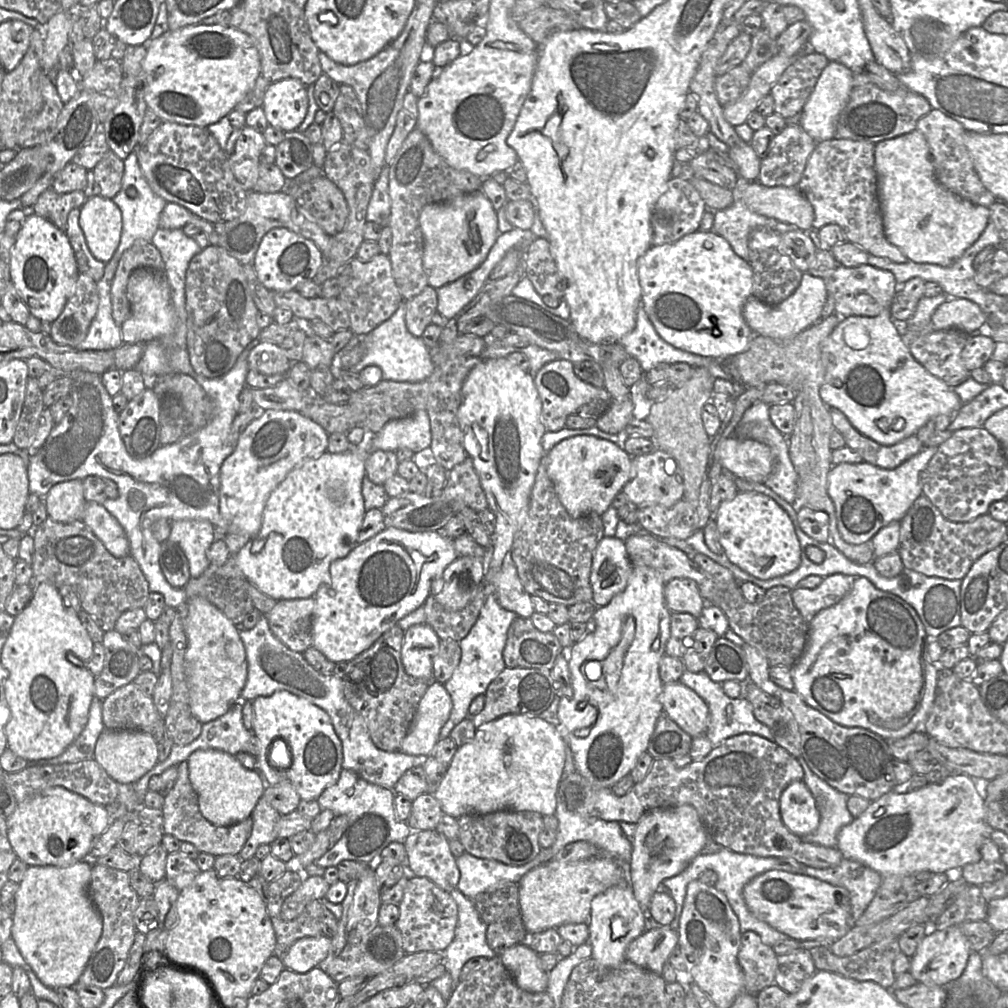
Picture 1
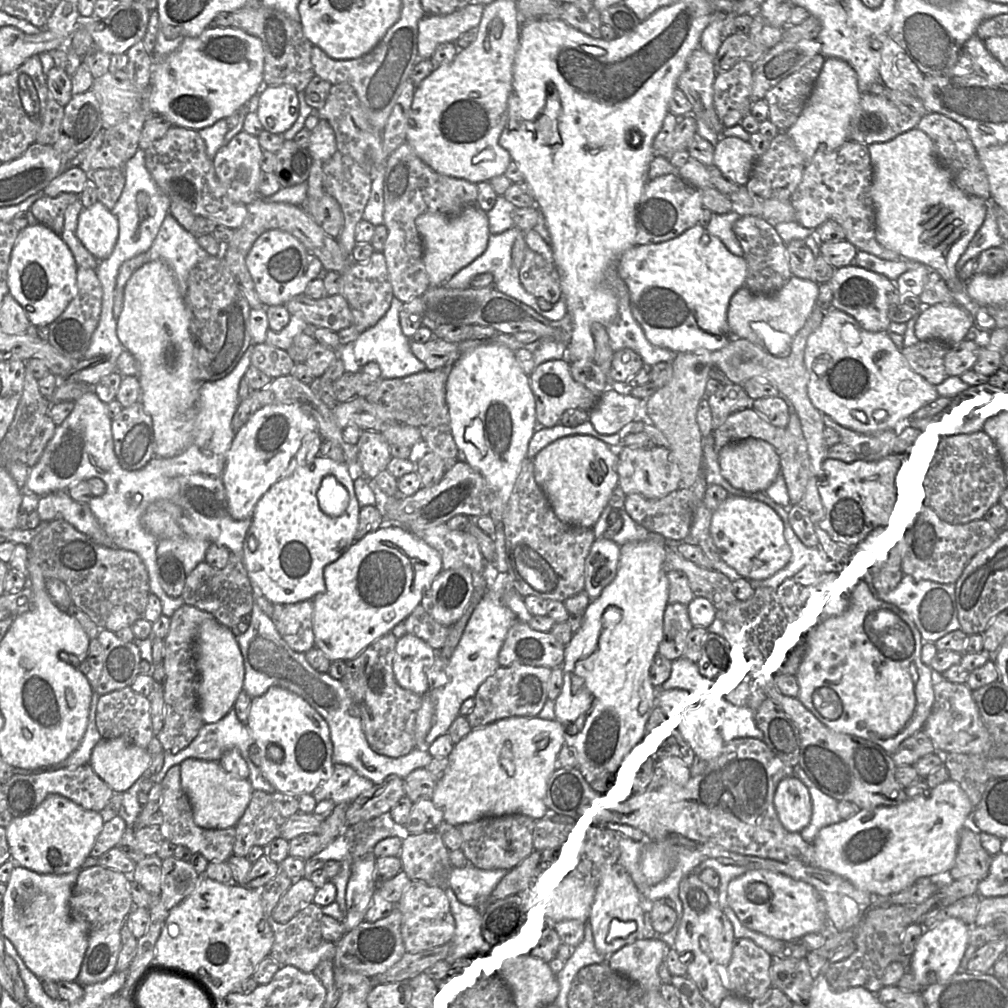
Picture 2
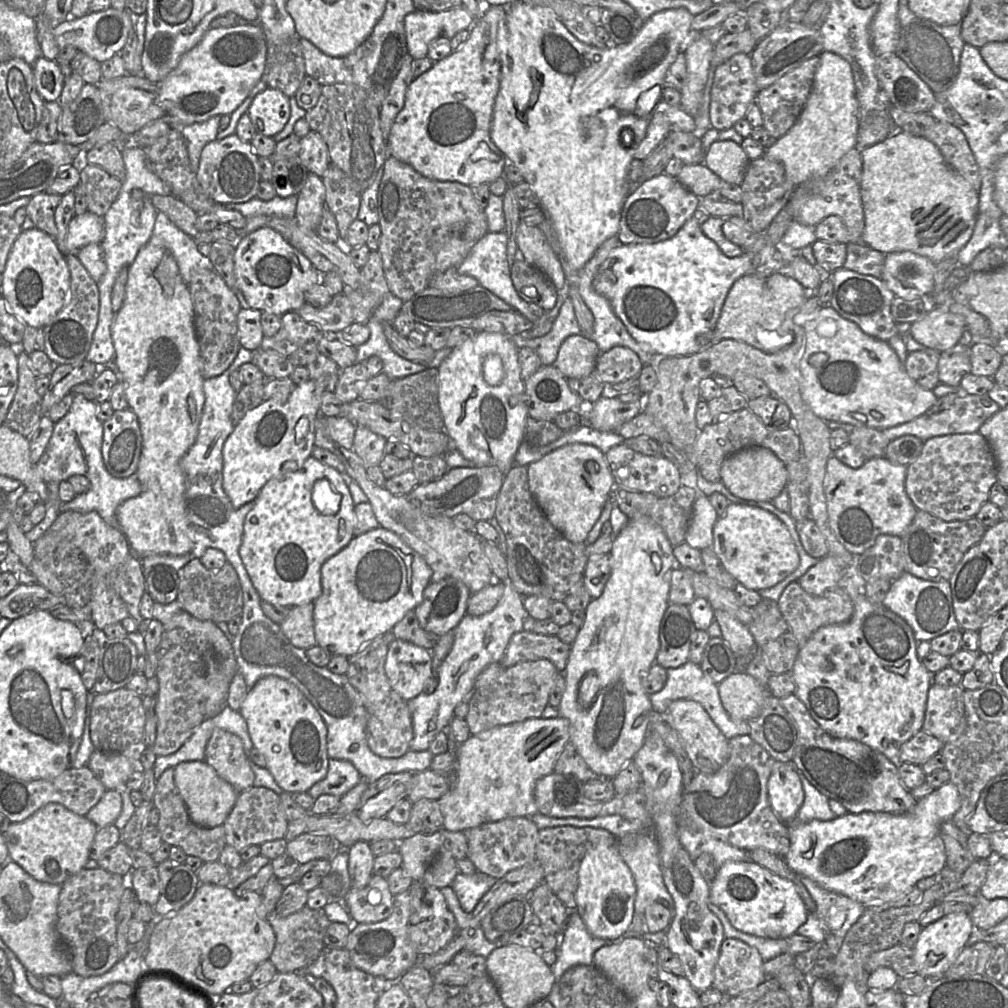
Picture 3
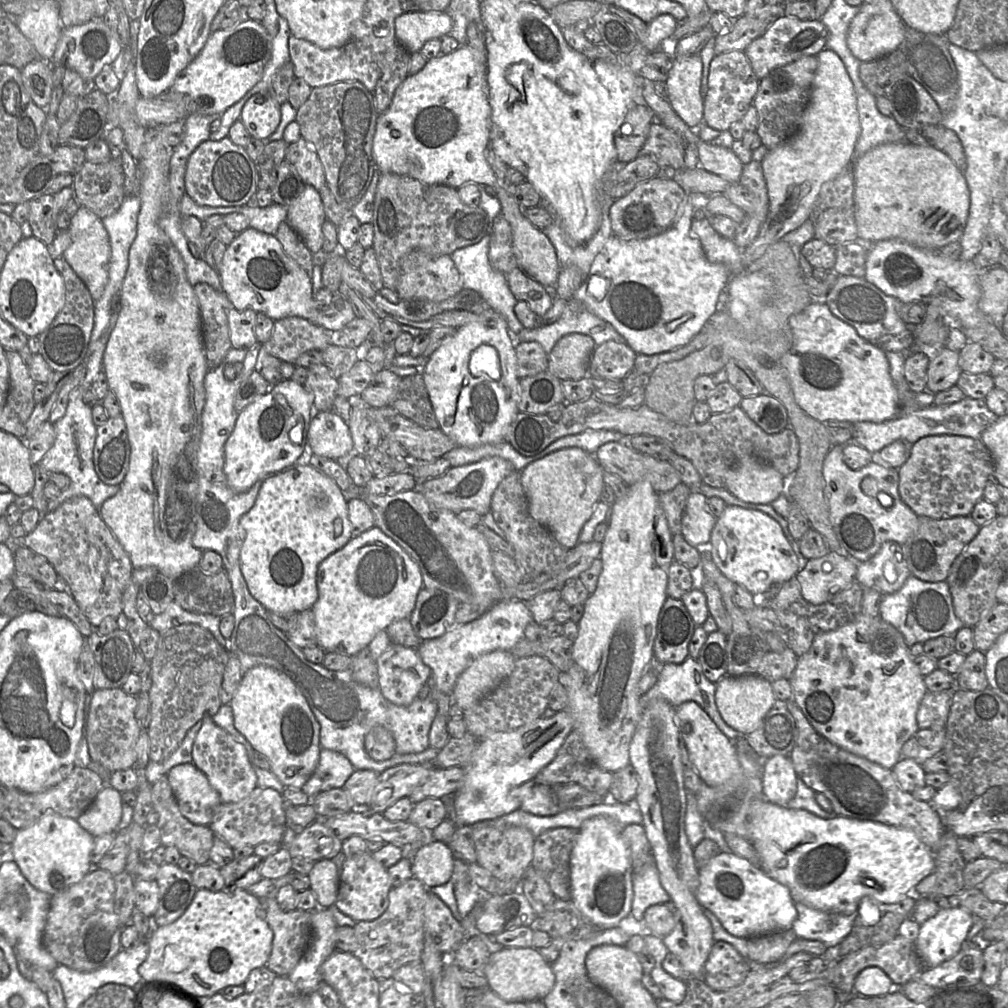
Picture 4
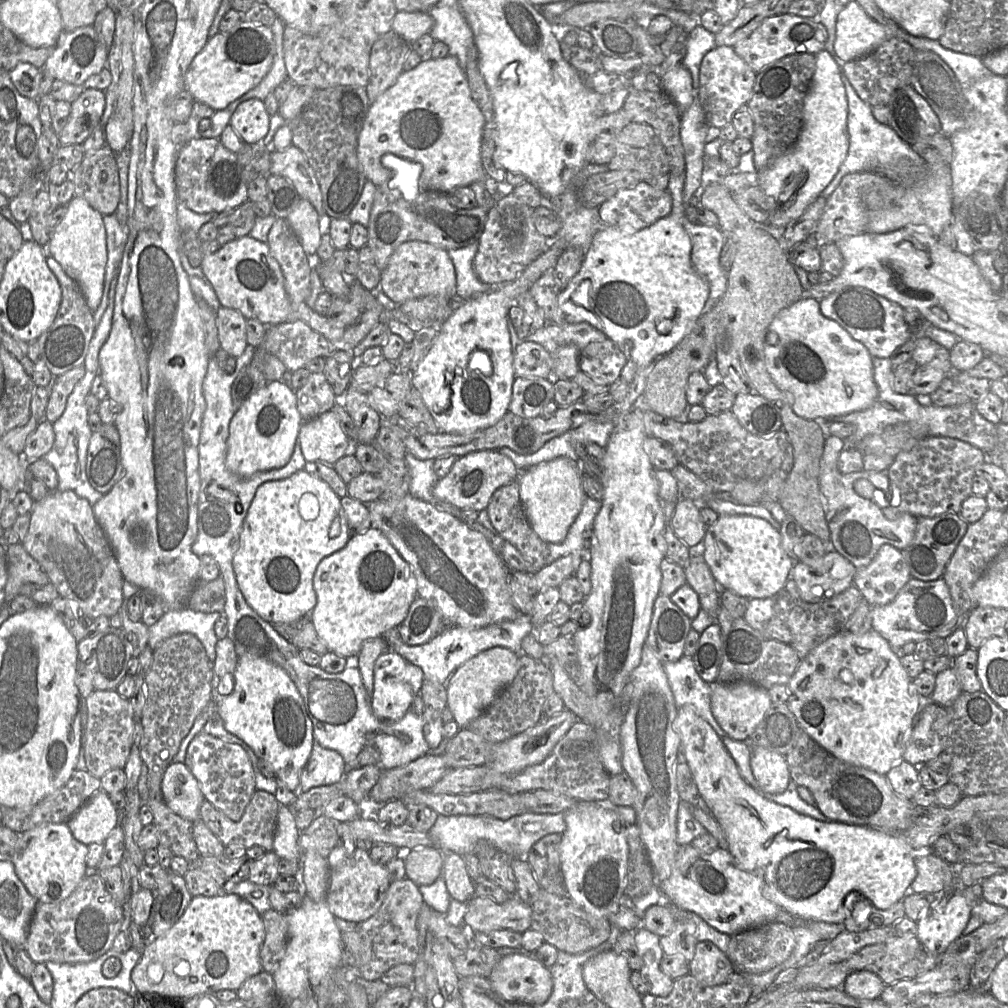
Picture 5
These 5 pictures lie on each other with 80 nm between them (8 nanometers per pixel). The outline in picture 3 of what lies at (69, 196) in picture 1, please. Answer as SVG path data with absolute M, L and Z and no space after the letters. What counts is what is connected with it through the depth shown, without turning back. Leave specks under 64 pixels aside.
M40 193L32 196L26 206L27 214L34 223L35 228L57 239L58 229L55 222L55 212L62 195Z

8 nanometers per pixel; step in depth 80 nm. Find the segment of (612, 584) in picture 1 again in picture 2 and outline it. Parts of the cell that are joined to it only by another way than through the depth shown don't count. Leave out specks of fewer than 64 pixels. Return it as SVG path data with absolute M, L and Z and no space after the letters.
M604 537L595 540L585 562L585 590L591 600L598 599L603 590L614 580L619 559L620 545Z

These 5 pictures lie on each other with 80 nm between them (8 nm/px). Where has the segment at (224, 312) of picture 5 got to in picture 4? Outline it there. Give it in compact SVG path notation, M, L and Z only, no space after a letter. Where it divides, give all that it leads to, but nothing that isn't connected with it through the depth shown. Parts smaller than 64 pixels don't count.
M230 308L227 316L232 348L249 350L257 344L254 333L256 311Z

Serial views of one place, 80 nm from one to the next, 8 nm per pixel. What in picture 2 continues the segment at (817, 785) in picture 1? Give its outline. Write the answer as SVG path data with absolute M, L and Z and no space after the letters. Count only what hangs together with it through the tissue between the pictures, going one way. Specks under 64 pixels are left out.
M796 764L793 767L794 776L799 778L807 787L812 801L812 817L809 825L801 832L802 838L808 842L813 843L819 831L828 825L841 822L838 812L838 801L831 796L825 794L818 789L815 784L809 779L803 768Z

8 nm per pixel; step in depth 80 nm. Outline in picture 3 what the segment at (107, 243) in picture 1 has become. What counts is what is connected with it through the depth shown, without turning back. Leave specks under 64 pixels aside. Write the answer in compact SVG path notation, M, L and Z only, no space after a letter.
M86 211L71 220L65 239L66 251L76 254L77 250L88 244L101 243L104 236L104 218Z

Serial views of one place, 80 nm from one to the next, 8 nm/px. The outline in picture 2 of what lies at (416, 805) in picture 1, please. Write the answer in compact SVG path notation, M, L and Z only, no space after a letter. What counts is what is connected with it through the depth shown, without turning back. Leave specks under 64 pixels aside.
M421 798L414 802L407 821L405 831L410 834L435 832L444 820L442 811L430 798Z

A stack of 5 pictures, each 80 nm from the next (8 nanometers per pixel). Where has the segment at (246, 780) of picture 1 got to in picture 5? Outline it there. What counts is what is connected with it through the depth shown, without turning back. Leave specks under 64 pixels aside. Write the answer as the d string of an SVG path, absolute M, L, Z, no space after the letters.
M172 762L161 780L161 794L167 806L183 819L200 819L199 808L205 800L199 783L184 763Z

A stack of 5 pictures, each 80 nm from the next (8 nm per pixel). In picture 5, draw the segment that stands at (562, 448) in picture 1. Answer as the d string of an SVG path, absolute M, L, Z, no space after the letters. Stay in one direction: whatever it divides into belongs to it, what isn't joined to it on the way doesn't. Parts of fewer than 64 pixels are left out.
M557 457L531 466L518 478L520 500L536 534L547 543L561 543L581 511L586 493L582 488L584 471L577 461Z

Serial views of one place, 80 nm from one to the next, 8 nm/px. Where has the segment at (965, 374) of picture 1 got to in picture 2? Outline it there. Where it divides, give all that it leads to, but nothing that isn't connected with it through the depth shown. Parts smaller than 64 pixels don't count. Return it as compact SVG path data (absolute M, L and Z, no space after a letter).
M934 339L905 347L902 353L914 371L937 387L949 377L945 358L951 348L947 342Z

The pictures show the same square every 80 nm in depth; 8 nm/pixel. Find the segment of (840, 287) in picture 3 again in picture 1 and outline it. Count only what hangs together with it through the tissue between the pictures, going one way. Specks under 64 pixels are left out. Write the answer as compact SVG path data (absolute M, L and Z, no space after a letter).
M838 264L825 280L828 295L834 298L836 312L843 316L878 316L891 306L897 292L897 281L894 274L869 264L856 267L845 267Z

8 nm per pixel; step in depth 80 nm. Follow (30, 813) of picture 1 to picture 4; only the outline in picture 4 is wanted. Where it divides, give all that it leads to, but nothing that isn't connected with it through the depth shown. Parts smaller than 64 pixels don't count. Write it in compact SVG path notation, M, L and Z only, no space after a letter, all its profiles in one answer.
M49 813L30 826L17 830L10 851L13 861L29 883L37 890L54 896L66 891L89 872L93 845L94 836L82 828L76 819Z

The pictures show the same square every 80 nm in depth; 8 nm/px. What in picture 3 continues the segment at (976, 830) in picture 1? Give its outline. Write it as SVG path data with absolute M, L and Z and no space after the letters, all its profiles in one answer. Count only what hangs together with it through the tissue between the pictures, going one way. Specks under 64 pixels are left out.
M949 781L930 795L919 799L915 807L904 814L848 813L830 821L814 819L803 824L790 823L788 824L790 849L784 860L796 873L862 904L897 900L910 892L919 880L935 876L947 865L945 844L940 830L942 824L951 820L960 807L961 800L957 787Z

